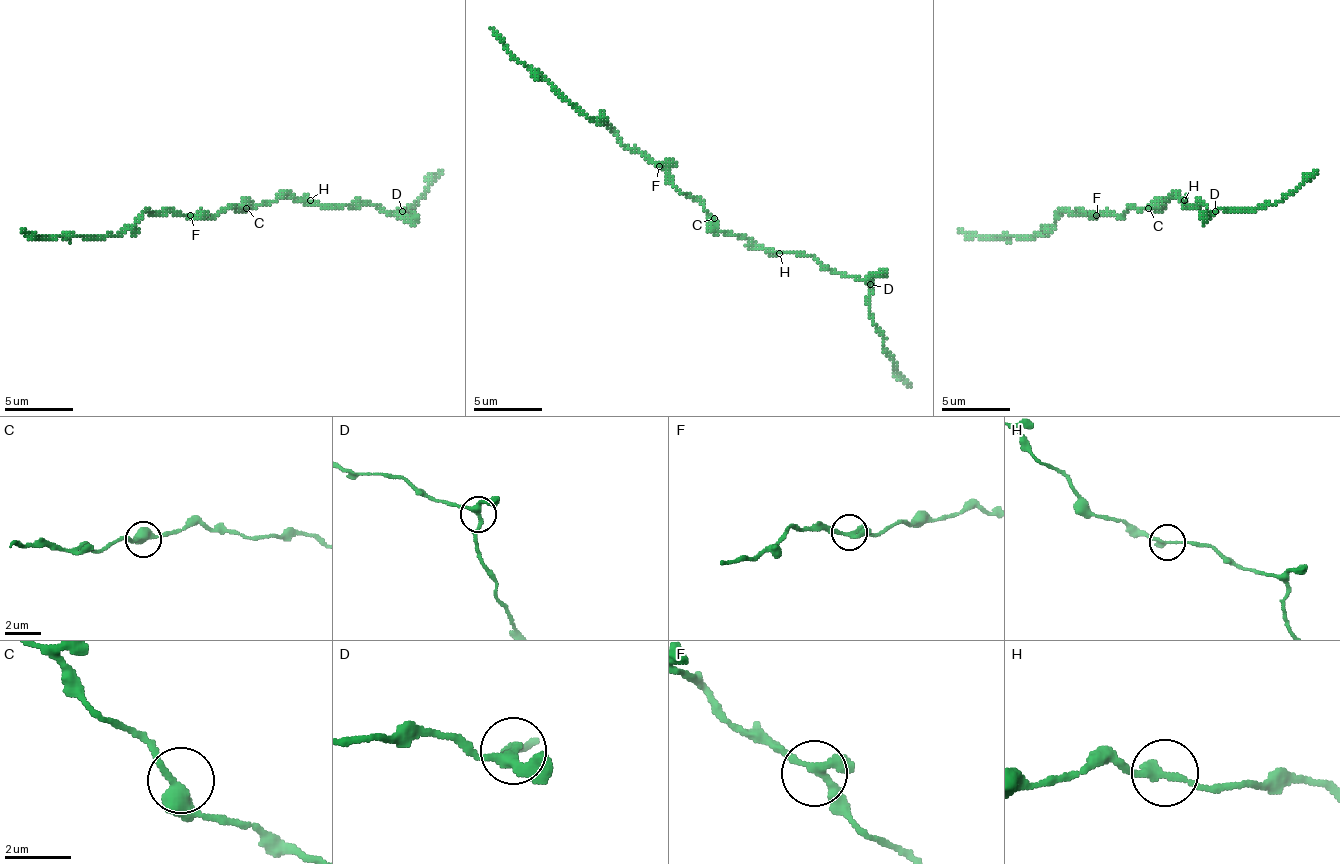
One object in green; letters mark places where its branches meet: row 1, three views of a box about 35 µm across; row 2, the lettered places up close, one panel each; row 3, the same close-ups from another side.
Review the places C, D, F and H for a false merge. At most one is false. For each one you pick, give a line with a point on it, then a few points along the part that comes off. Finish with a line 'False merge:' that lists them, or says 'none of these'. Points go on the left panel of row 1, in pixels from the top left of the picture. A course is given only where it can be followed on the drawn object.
False merge: none of these

